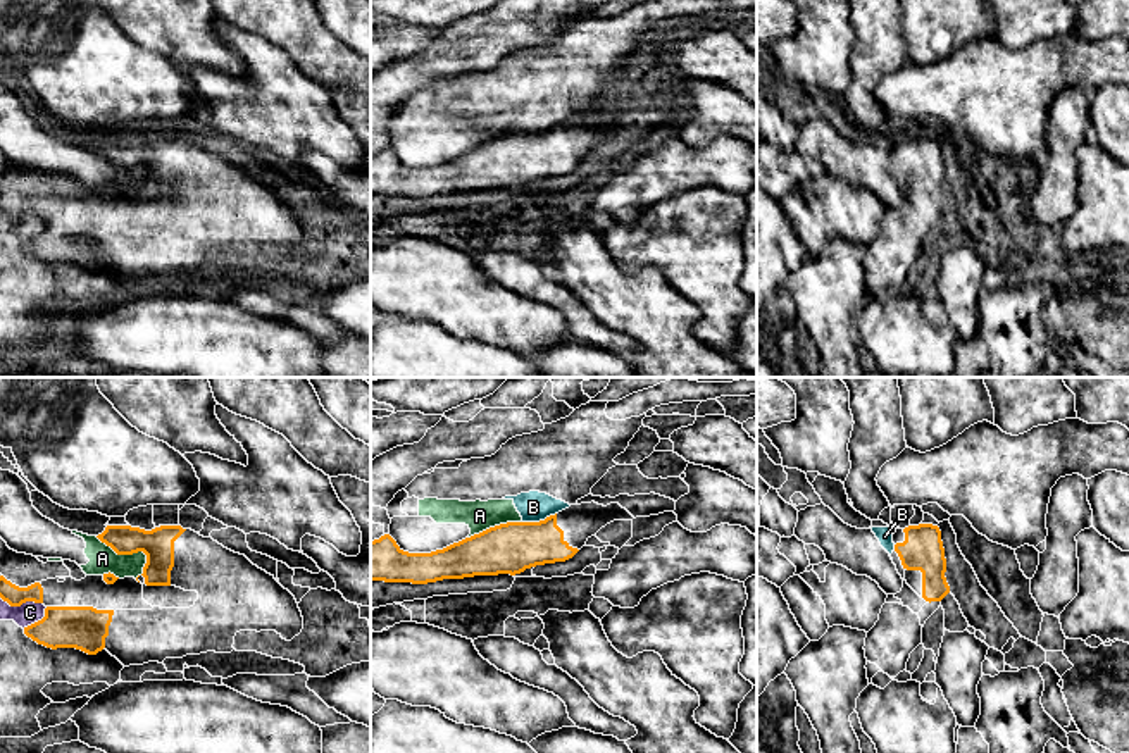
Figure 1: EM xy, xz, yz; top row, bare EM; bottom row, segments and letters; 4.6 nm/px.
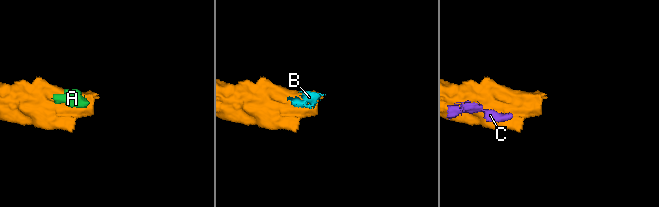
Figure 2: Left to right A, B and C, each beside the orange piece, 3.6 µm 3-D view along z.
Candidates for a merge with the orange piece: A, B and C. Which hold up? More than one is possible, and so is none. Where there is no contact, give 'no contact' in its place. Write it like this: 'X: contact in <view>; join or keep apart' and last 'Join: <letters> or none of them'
A: contact in xy; keep apart
B: contact in xz; keep apart
C: contact in xy; keep apart
Join: none of them

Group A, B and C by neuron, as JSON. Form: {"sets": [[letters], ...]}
{"sets": [["A", "B"], ["C"]]}

